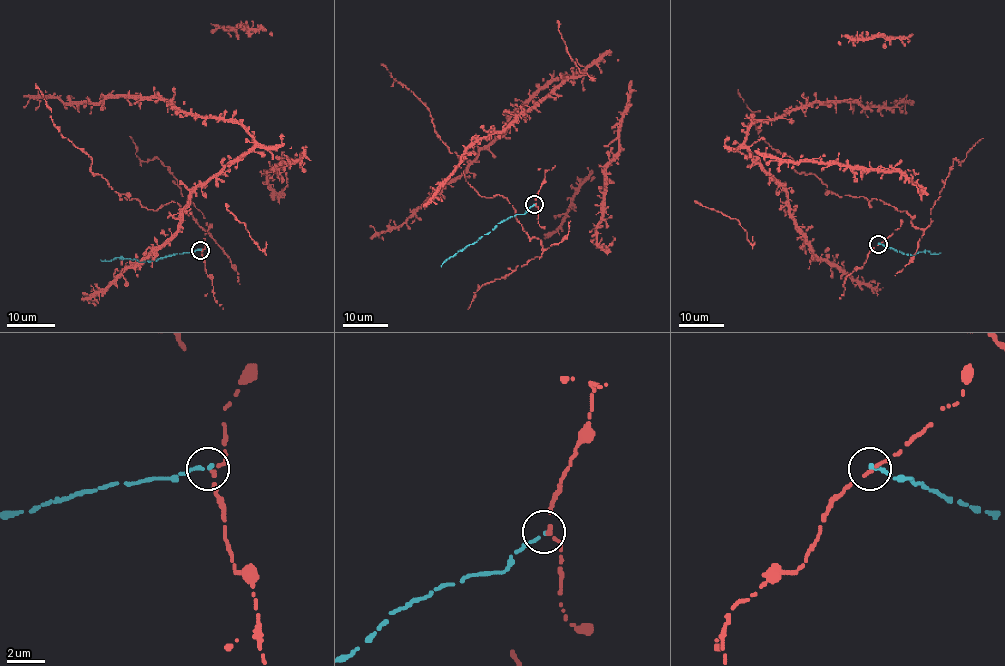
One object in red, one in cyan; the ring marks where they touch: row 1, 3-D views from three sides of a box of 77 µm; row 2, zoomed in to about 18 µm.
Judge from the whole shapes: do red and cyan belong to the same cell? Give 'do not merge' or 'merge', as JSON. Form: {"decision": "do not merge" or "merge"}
{"decision": "do not merge"}

